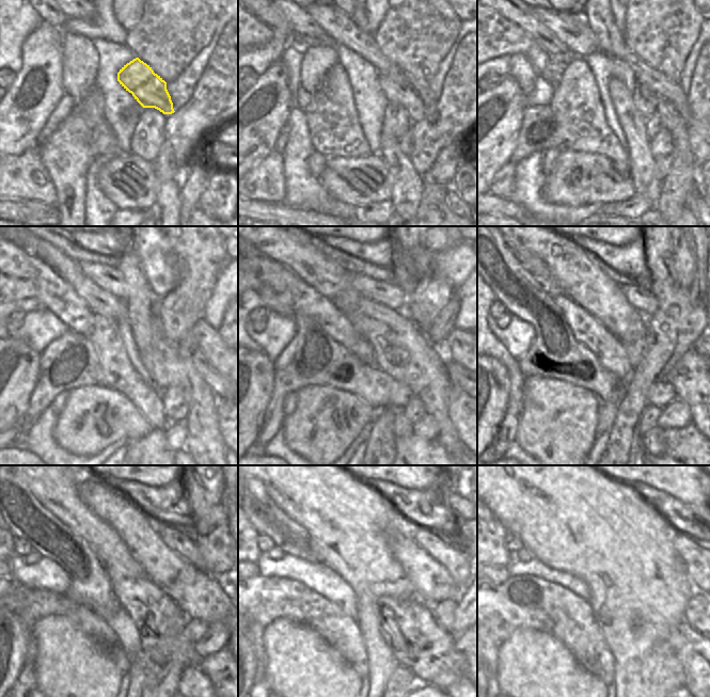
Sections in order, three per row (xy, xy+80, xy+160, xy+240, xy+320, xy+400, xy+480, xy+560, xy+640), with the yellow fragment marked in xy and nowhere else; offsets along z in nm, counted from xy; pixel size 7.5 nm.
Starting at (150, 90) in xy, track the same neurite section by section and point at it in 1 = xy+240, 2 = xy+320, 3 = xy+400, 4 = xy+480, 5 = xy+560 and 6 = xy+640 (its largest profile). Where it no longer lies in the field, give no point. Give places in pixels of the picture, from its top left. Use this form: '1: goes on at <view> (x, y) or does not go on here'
1: goes on at xy+240 (216, 381)
2: goes on at xy+320 (455, 371)
3: does not go on here
4: does not go on here
5: does not go on here
6: does not go on here

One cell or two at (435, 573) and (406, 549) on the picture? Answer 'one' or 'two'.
one

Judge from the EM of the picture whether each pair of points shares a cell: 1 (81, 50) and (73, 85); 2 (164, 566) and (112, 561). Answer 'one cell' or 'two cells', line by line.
1: one cell
2: two cells

